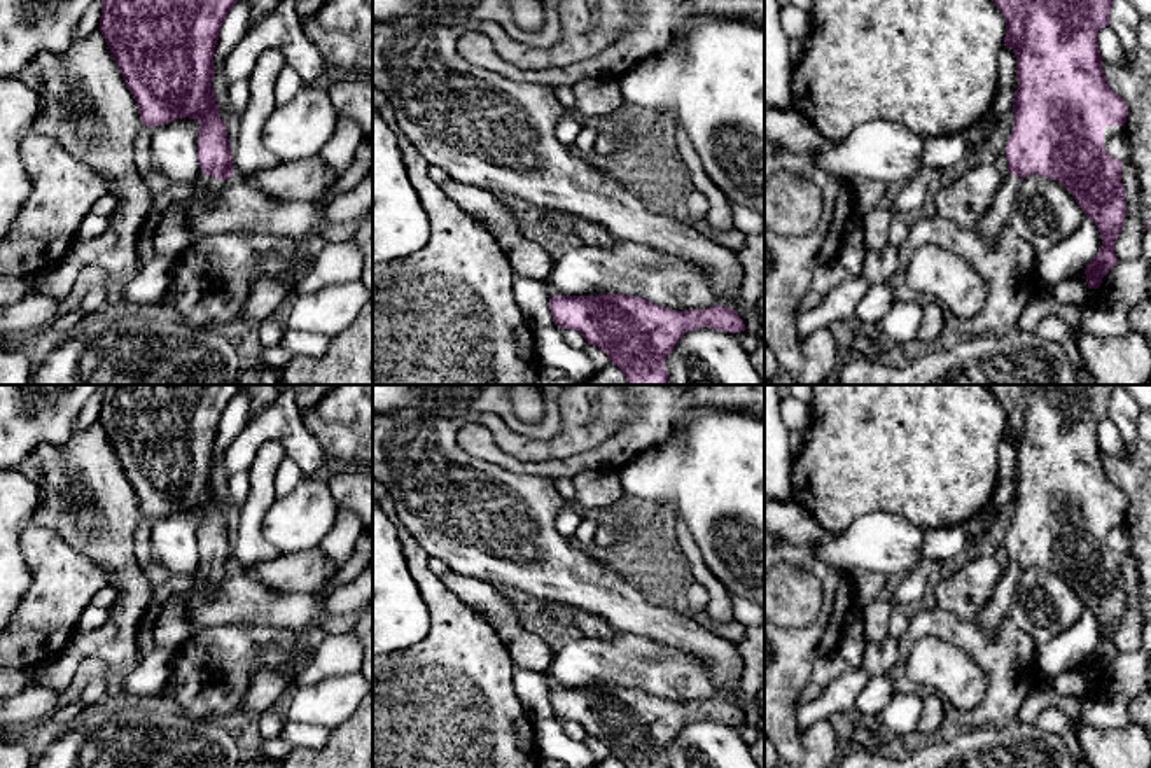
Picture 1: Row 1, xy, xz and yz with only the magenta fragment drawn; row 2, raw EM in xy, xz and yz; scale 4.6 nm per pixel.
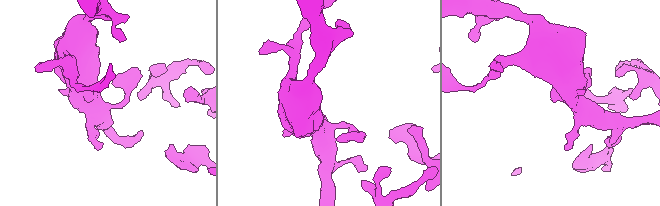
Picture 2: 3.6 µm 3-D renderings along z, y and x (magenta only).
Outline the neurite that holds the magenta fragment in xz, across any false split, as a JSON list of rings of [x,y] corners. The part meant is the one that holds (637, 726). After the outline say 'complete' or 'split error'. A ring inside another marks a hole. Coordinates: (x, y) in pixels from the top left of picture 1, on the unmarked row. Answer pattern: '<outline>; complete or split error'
[[[624,686],[551,688],[549,702],[555,717],[581,724],[588,737],[603,742],[610,756],[617,758],[624,768],[668,768],[665,751],[687,723],[700,719],[731,726],[745,723],[743,712],[728,698],[675,703]]]; complete

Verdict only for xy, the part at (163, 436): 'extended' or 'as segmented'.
extended

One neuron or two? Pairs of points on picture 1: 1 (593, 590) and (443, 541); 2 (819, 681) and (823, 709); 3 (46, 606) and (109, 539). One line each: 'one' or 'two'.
1: one
2: two
3: two

